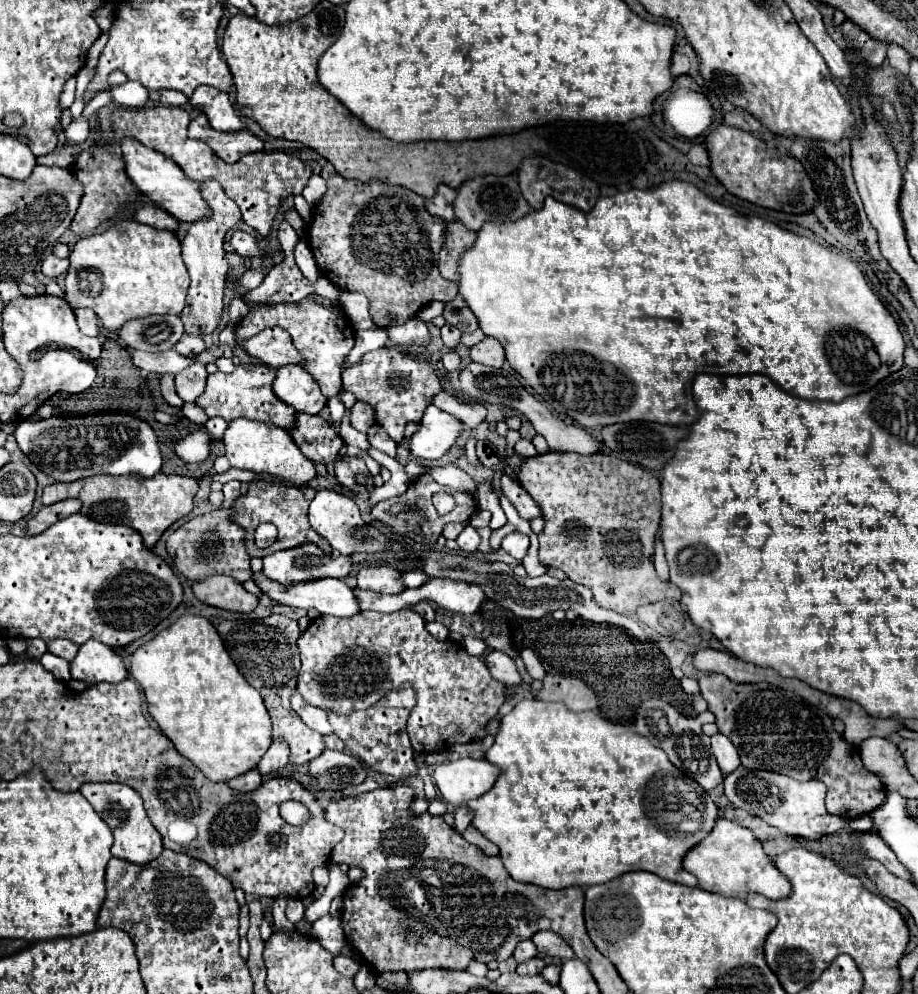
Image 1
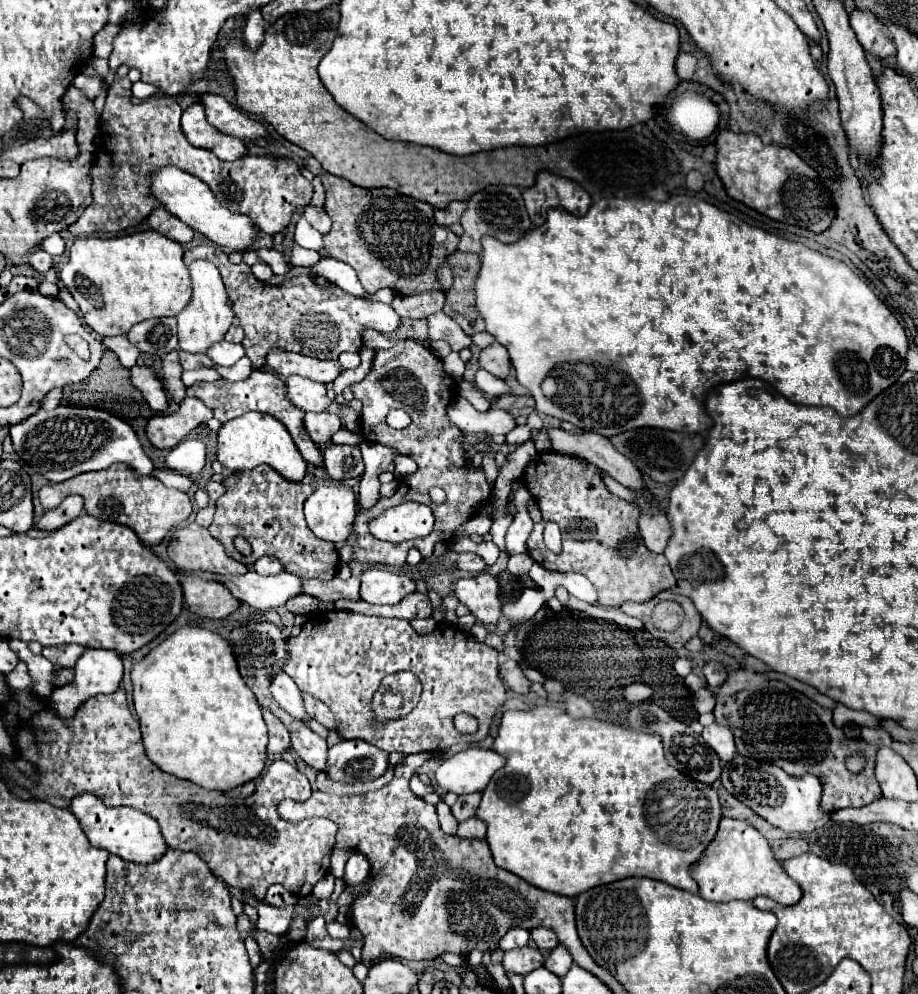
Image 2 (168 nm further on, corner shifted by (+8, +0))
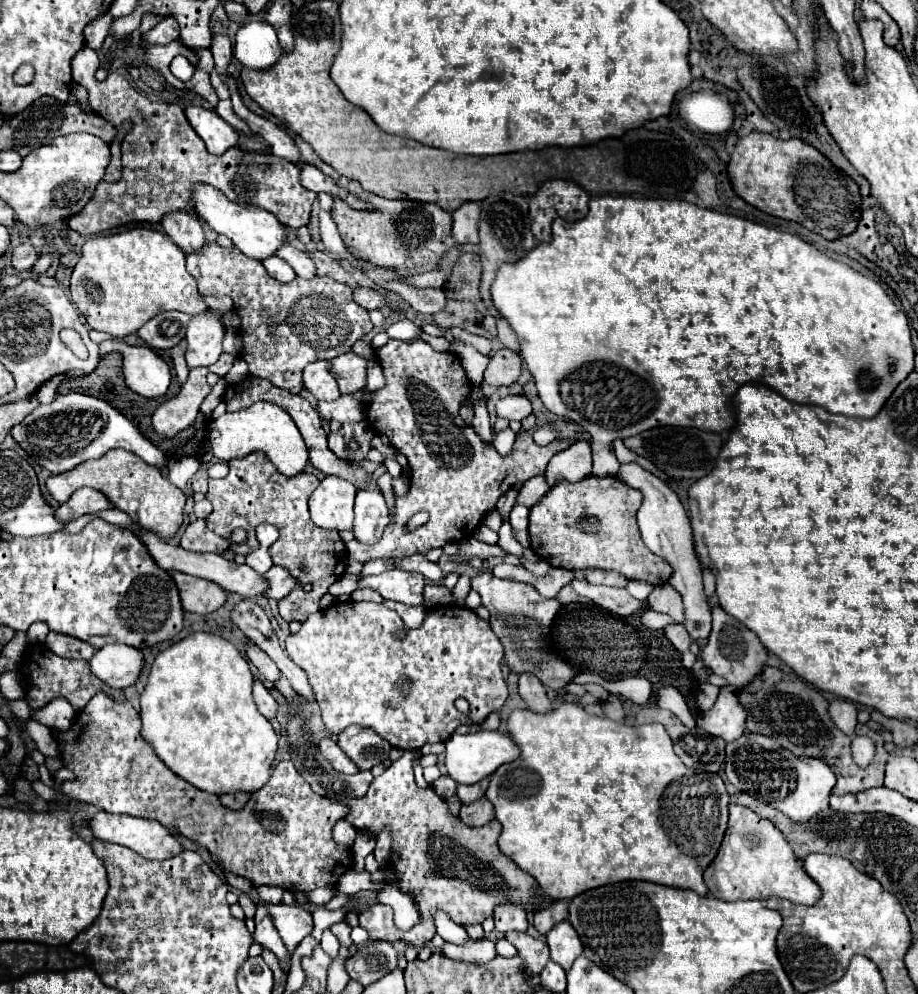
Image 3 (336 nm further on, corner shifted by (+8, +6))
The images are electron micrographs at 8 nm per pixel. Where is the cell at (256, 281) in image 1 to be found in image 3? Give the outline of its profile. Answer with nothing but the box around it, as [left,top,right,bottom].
[263,257,297,281]

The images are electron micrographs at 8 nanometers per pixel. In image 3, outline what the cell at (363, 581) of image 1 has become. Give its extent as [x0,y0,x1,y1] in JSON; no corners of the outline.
[359,571,425,605]

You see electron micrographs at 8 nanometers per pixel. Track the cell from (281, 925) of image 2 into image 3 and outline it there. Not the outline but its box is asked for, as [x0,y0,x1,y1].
[253,905,289,971]

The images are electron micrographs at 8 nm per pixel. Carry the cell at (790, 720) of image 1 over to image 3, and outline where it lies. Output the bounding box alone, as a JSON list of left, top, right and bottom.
[739,667,889,795]

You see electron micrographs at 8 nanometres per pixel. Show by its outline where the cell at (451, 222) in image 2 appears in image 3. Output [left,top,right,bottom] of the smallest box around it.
[453,203,481,245]

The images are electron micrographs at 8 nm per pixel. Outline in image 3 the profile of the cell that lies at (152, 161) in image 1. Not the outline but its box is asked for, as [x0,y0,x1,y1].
[193,183,287,261]

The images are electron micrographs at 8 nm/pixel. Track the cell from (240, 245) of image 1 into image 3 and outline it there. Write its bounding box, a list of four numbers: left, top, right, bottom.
[277,245,317,277]

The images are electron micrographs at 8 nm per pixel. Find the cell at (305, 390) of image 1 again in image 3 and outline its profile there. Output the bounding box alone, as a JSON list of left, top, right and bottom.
[303,361,341,401]

